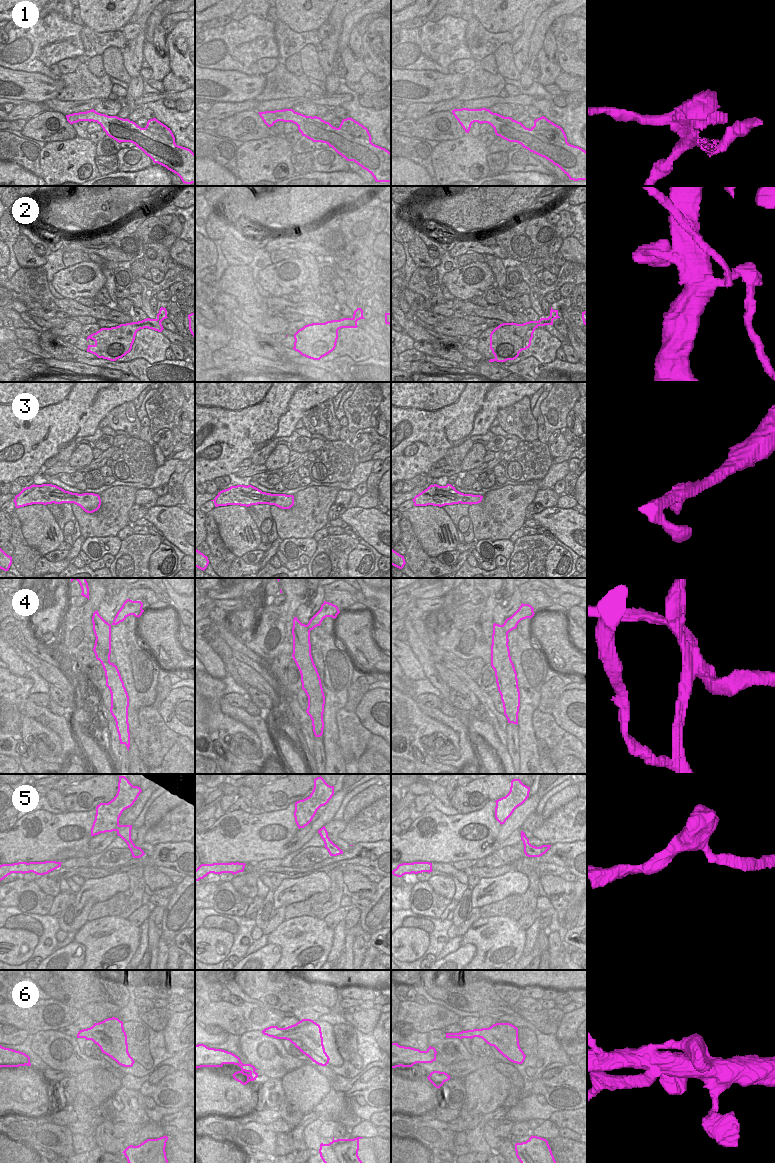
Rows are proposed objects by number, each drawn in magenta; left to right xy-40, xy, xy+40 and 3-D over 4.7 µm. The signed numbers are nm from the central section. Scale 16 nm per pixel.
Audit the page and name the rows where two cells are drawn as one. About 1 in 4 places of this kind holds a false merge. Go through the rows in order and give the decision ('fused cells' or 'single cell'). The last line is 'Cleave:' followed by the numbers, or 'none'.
1: fused cells
2: fused cells
3: single cell
4: fused cells
5: single cell
6: fused cells
Cleave: 1, 2, 4, 6

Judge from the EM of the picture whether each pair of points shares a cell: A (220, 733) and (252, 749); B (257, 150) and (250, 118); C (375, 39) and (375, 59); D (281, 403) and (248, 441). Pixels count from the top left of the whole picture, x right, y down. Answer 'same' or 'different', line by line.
A: same
B: different
C: same
D: same

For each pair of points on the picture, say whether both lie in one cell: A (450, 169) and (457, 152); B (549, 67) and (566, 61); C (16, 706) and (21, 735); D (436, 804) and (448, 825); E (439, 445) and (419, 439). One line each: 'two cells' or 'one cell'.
A: one cell
B: two cells
C: two cells
D: two cells
E: one cell

